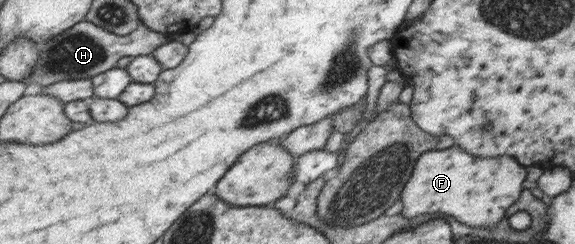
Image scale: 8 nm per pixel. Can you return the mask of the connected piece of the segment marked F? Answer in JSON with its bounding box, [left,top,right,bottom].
[399,148,526,228]

